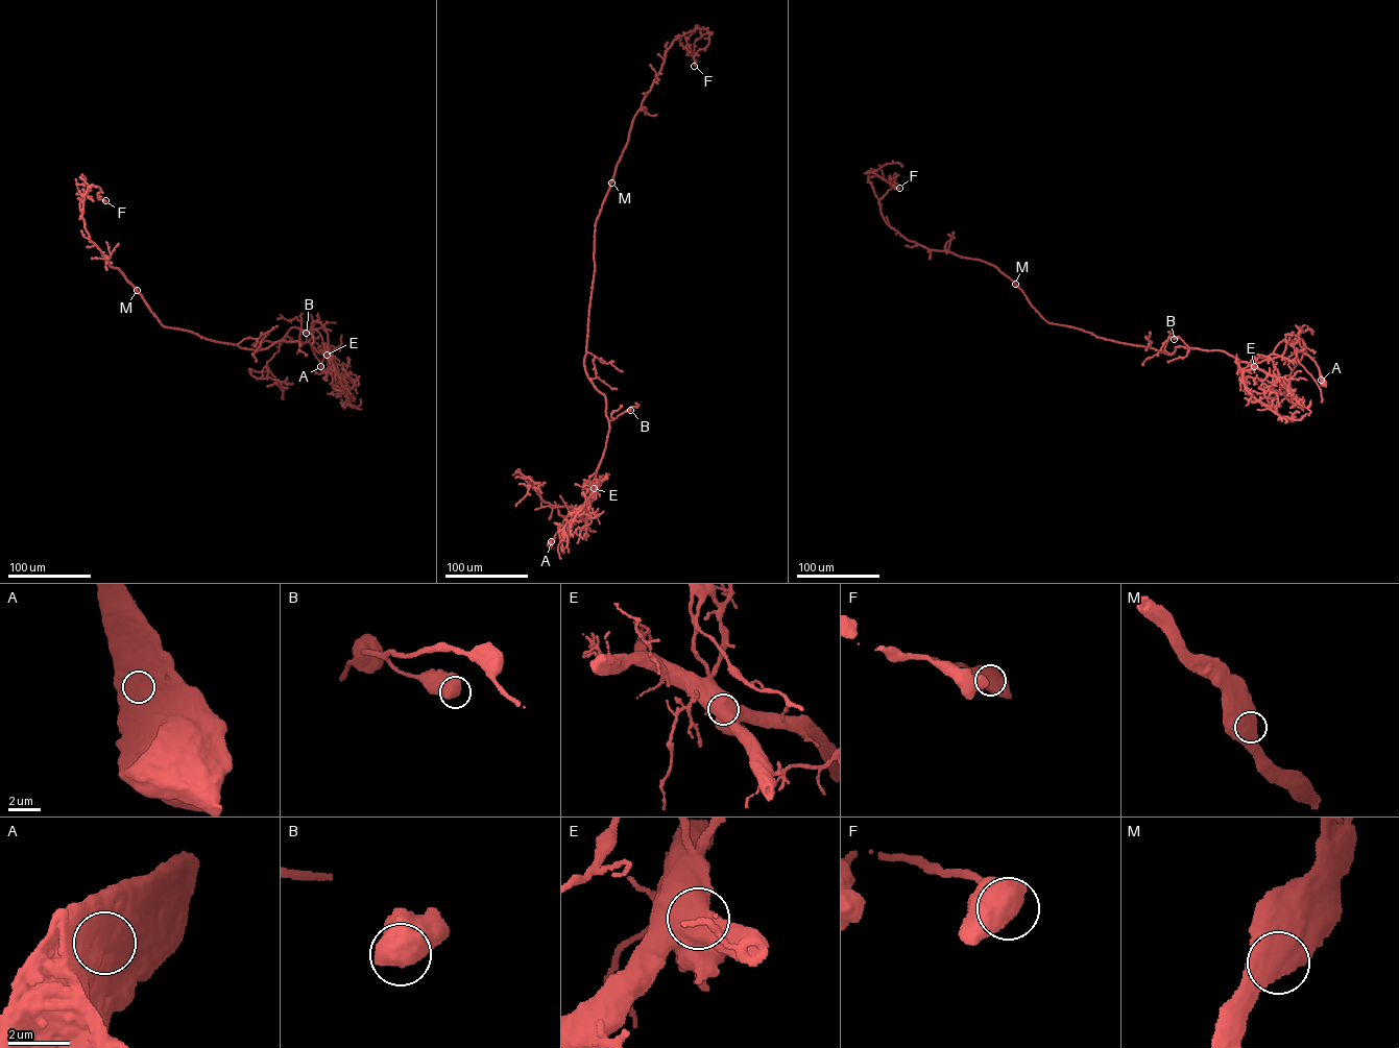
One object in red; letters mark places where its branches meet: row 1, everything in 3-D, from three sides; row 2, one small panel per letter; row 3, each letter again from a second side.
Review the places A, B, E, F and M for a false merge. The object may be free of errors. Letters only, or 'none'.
E

